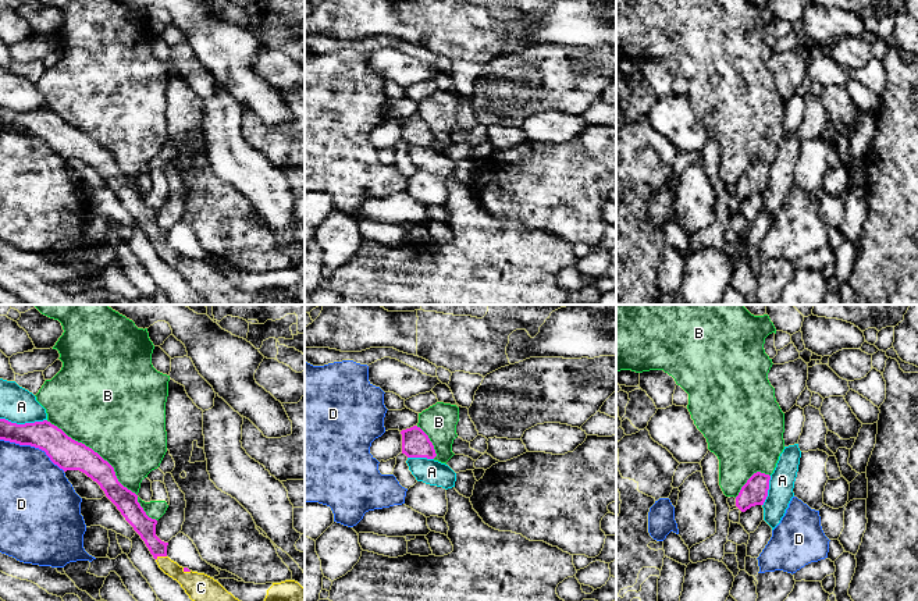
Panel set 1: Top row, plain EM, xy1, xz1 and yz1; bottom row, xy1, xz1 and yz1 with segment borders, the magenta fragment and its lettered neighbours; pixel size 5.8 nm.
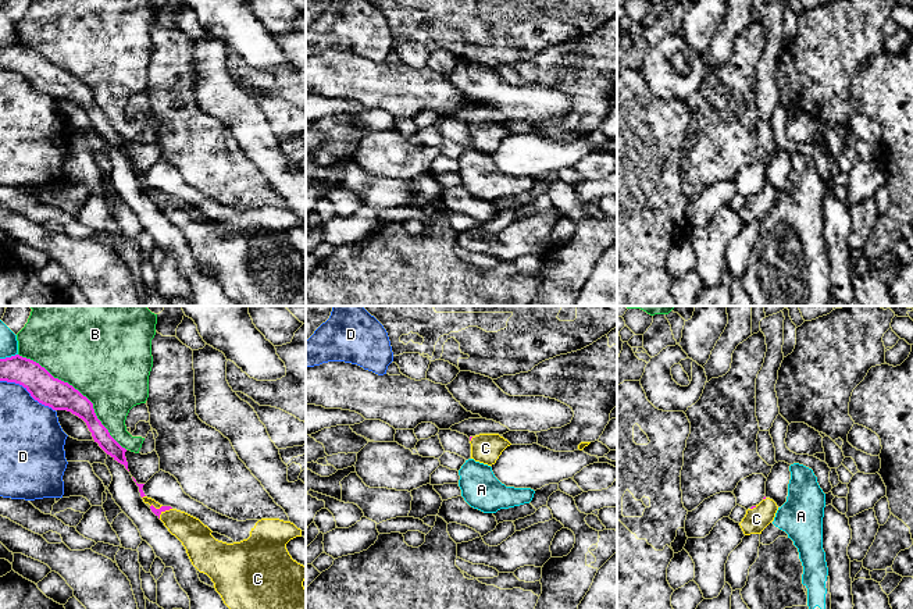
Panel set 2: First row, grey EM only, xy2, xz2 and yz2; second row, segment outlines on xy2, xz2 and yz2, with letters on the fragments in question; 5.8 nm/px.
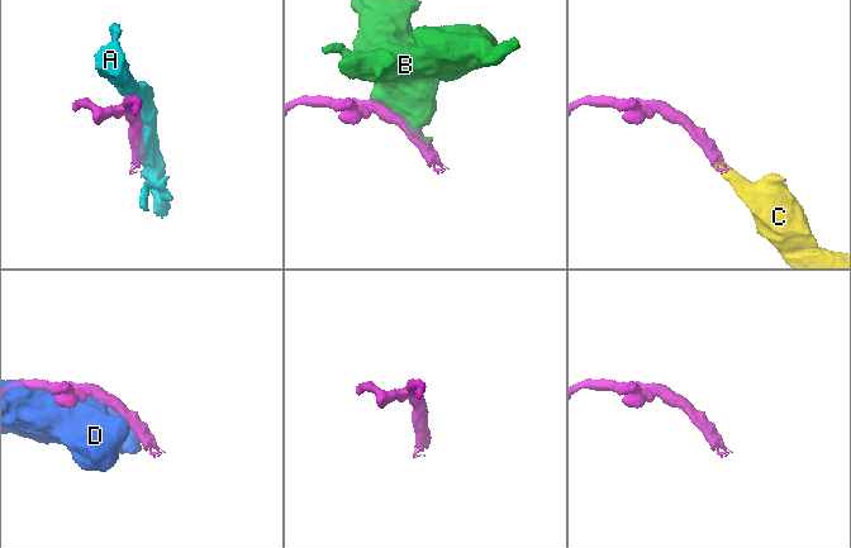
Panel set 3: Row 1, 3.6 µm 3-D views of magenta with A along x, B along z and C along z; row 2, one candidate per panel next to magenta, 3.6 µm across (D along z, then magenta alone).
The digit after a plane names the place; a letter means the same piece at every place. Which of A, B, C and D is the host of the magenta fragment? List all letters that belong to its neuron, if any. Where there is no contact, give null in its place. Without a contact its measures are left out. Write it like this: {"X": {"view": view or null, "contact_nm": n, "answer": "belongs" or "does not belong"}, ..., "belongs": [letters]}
{"A": {"view": "xy1", "contact_nm": 280, "answer": "does not belong"}, "B": {"view": "xy1", "contact_nm": 850, "answer": "does not belong"}, "C": {"view": "xy2", "contact_nm": 100, "answer": "belongs"}, "D": {"view": "xy1", "contact_nm": 420, "answer": "does not belong"}, "belongs": ["C"]}

